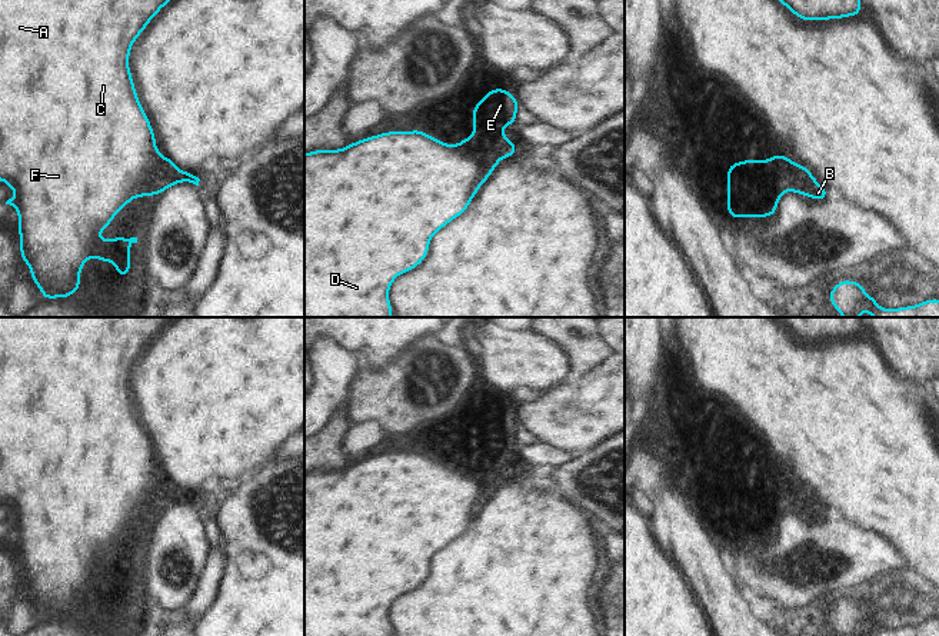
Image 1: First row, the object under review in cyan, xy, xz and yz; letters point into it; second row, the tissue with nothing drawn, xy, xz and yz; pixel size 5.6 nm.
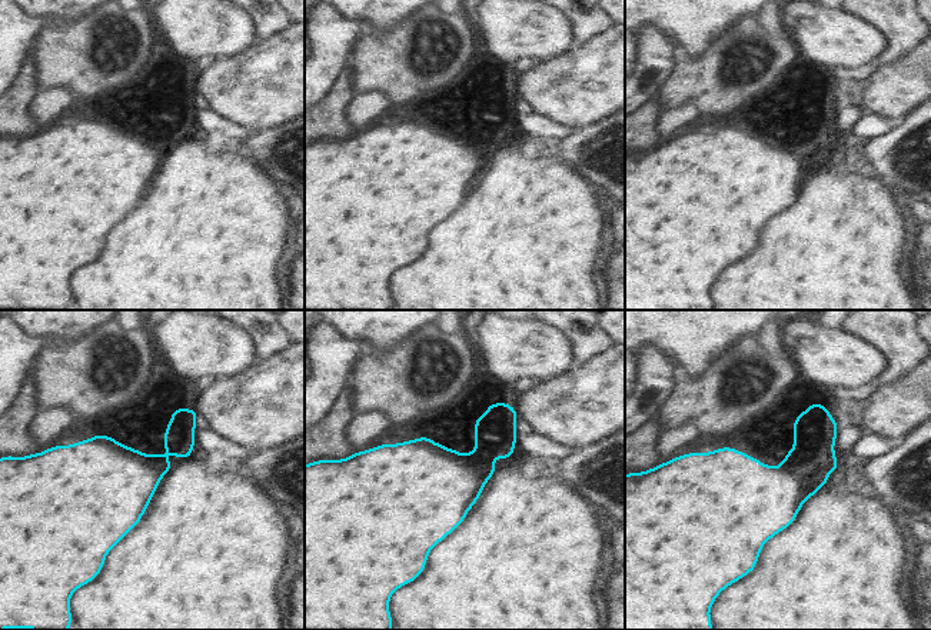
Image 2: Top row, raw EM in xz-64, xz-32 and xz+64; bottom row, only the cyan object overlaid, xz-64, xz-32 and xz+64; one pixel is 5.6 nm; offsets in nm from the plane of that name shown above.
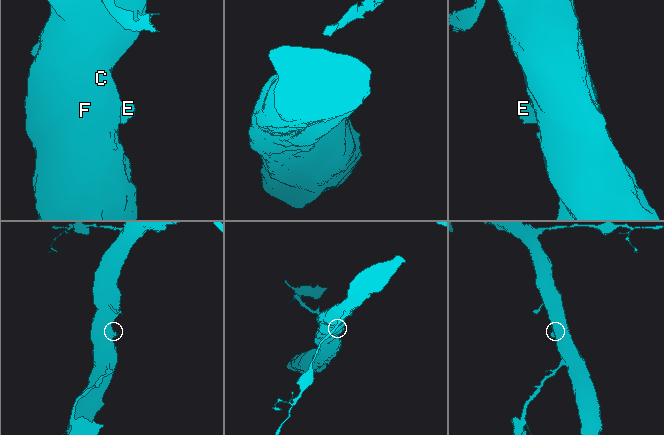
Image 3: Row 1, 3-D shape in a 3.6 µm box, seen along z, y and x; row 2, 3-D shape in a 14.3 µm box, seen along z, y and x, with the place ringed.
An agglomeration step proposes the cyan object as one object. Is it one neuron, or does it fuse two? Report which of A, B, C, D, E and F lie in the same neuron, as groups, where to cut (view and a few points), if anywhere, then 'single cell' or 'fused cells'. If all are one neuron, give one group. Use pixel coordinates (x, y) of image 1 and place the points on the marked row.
A B C D F / E | yz (768, 160), (783, 172), (785, 190) | fused cells

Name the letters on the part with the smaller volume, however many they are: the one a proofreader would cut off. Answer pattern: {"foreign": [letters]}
{"foreign": ["E"]}

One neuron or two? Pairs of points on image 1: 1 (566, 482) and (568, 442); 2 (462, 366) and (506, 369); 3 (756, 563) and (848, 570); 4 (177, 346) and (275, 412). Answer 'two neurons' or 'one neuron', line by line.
1: two neurons
2: two neurons
3: one neuron
4: one neuron

